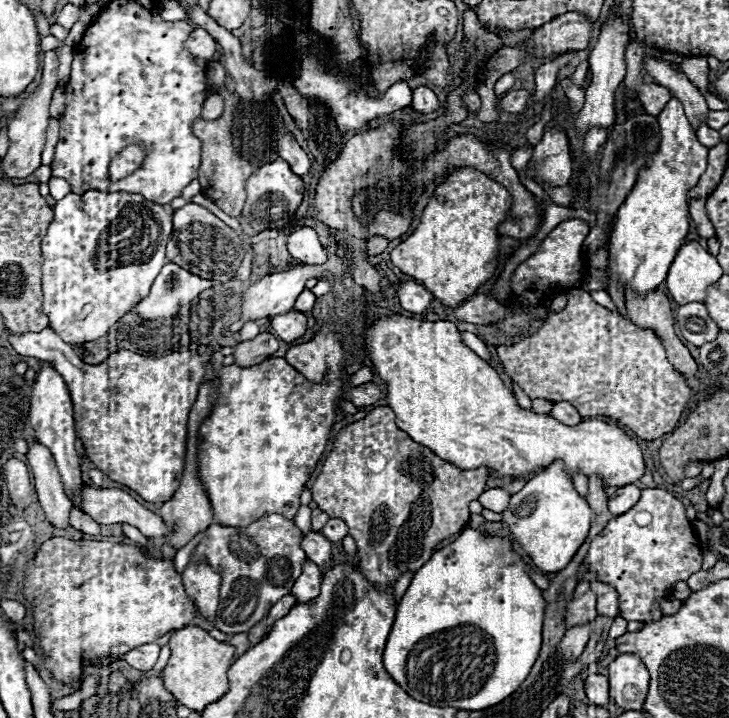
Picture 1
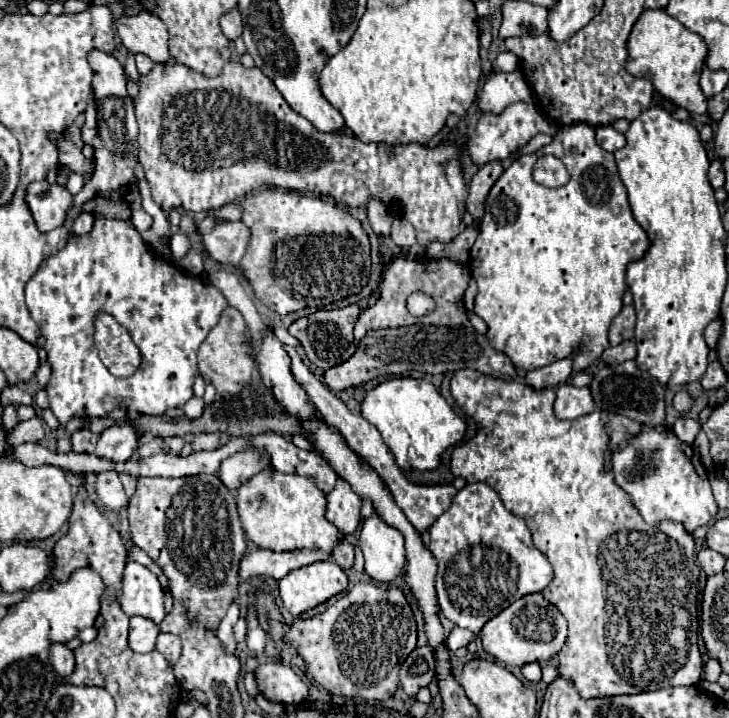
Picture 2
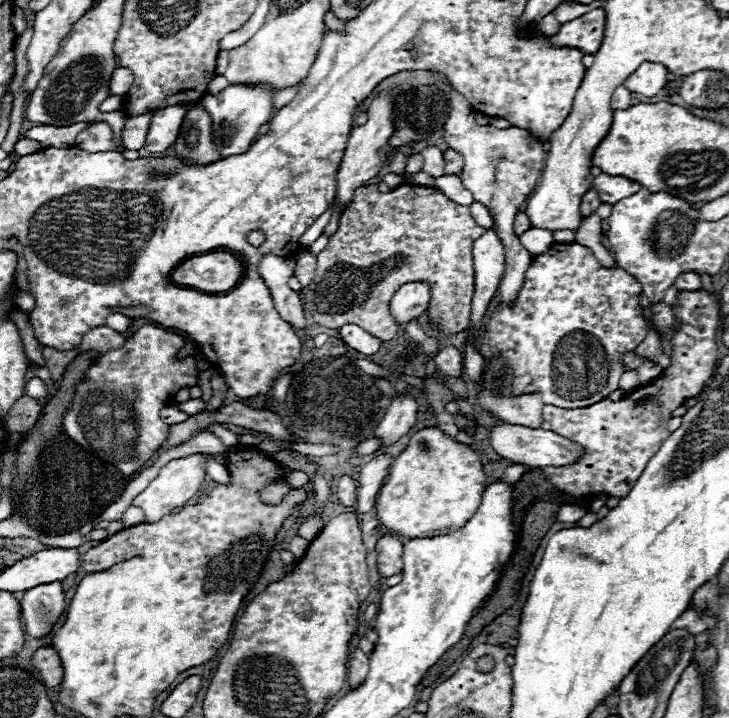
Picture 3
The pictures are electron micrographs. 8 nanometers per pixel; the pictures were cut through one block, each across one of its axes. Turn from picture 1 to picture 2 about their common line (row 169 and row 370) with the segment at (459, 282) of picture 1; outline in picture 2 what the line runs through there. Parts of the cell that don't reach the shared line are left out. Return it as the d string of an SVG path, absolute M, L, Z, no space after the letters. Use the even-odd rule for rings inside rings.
M458 370L452 376L450 382L452 396L456 404L476 420L478 432L470 442L464 442L454 448L452 452L452 474L458 478L464 478L468 484L472 482L486 482L490 488L494 488L504 502L504 506L514 512L516 516L524 518L530 532L534 546L546 554L550 564L554 566L554 580L542 590L542 596L552 602L562 616L568 620L568 642L564 650L558 654L558 676L570 680L578 694L582 698L608 698L608 696L620 696L620 694L640 694L670 686L694 686L700 682L704 672L702 654L698 648L698 586L700 586L700 566L696 560L696 540L692 532L688 532L680 522L664 520L660 524L646 524L644 518L634 508L630 494L622 490L612 476L612 452L622 450L628 446L628 442L642 432L642 426L638 422L632 422L630 418L624 418L620 414L608 414L602 410L596 410L592 414L580 416L576 420L560 420L554 414L554 400L556 392L552 388L534 390L528 384L522 384L518 380L500 380L490 378L484 374L476 374L476 370Z

